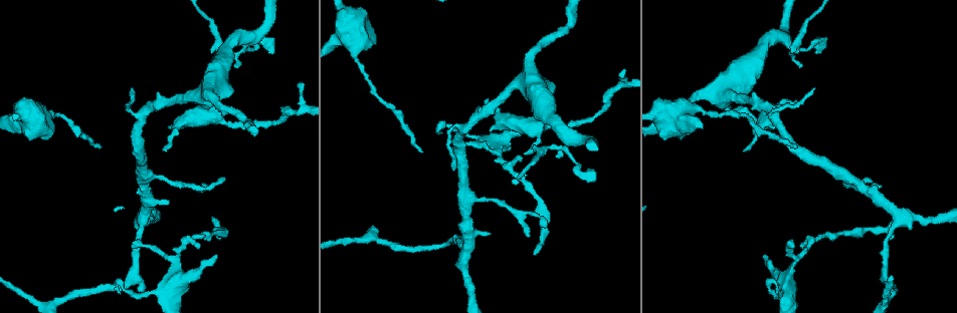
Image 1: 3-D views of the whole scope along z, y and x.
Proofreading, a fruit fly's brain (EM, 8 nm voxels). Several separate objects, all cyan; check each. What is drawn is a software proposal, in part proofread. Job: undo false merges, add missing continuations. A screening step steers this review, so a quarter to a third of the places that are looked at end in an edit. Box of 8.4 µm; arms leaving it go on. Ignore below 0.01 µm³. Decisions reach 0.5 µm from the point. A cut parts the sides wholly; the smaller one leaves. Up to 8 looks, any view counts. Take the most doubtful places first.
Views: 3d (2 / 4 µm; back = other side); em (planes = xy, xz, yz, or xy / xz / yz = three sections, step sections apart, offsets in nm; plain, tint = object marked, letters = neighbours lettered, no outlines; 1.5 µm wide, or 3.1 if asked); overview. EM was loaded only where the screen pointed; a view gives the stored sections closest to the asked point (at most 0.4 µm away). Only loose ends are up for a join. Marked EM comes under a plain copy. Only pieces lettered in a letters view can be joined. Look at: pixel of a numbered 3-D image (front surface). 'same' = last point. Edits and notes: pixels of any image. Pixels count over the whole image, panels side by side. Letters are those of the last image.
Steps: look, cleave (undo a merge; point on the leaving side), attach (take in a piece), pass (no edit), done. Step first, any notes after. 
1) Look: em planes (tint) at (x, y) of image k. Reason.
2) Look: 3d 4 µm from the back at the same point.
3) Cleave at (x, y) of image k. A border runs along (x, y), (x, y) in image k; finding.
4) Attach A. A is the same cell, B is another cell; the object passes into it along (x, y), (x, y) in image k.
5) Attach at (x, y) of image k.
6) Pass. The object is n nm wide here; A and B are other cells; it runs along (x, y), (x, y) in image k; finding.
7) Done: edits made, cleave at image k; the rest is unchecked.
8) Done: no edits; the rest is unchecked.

Look: em xy step 4 (letters) at (766, 255) of image 1. Tapers out.

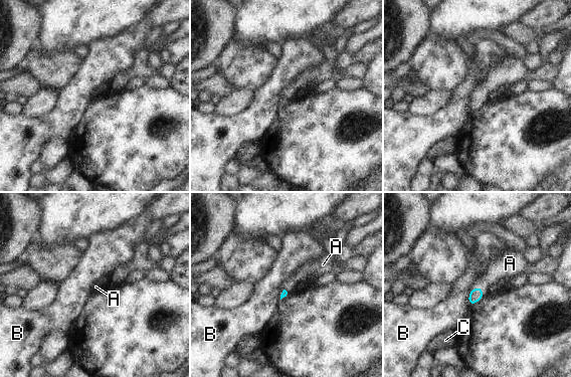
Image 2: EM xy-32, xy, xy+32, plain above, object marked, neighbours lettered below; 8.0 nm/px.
Look: em planes (letters) at the same point. Another direction.

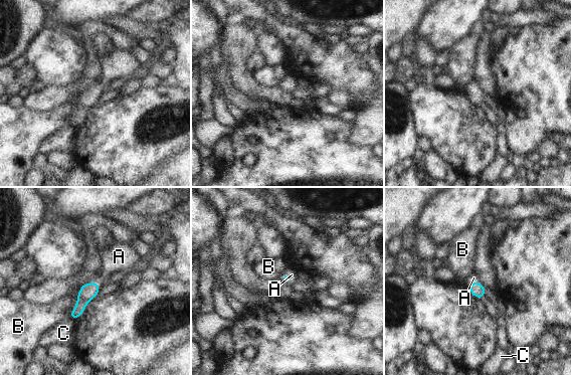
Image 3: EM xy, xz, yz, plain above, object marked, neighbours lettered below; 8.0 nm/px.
Attach A. A is the same cell, B and C are other cells; the object passes into it along (478, 290), (471, 284), (473, 277) in image 3; the neuron continues.

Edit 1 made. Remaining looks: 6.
Look: em yz step 4 (tint) at (530, 236) of image 1.

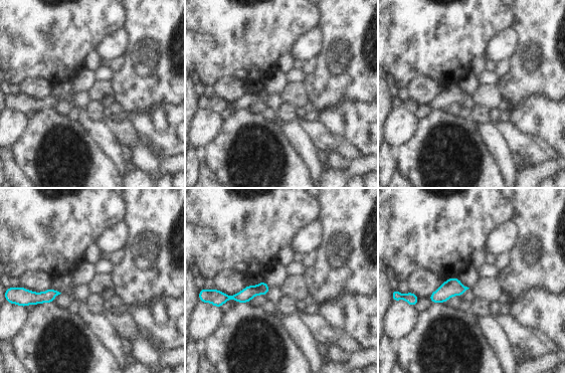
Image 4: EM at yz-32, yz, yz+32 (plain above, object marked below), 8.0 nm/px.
Look: em planes (letters) at the same point. Cut it another way.

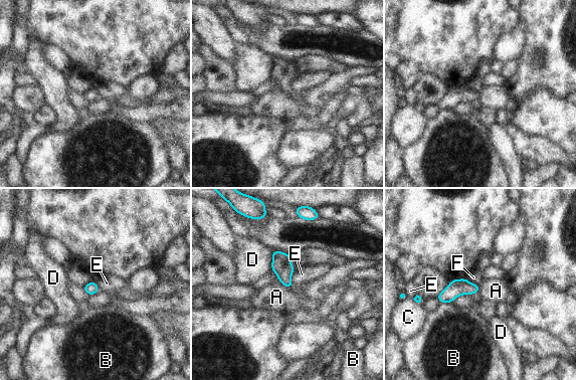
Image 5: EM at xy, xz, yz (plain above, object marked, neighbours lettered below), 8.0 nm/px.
Pass. The object is 100 nm wide here; A, B, C, D, E and F are other cells; a border runs along (295, 268), (291, 276), (293, 284) in image 5; none of them fits.

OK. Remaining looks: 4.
Done: edits made, attach at image 3; the rest is unchecked.

